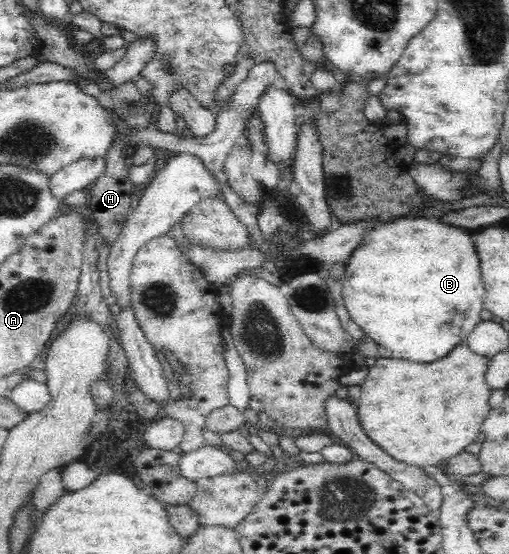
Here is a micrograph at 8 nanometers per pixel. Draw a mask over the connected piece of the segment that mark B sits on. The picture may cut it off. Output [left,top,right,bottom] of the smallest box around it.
[341,216,485,364]

